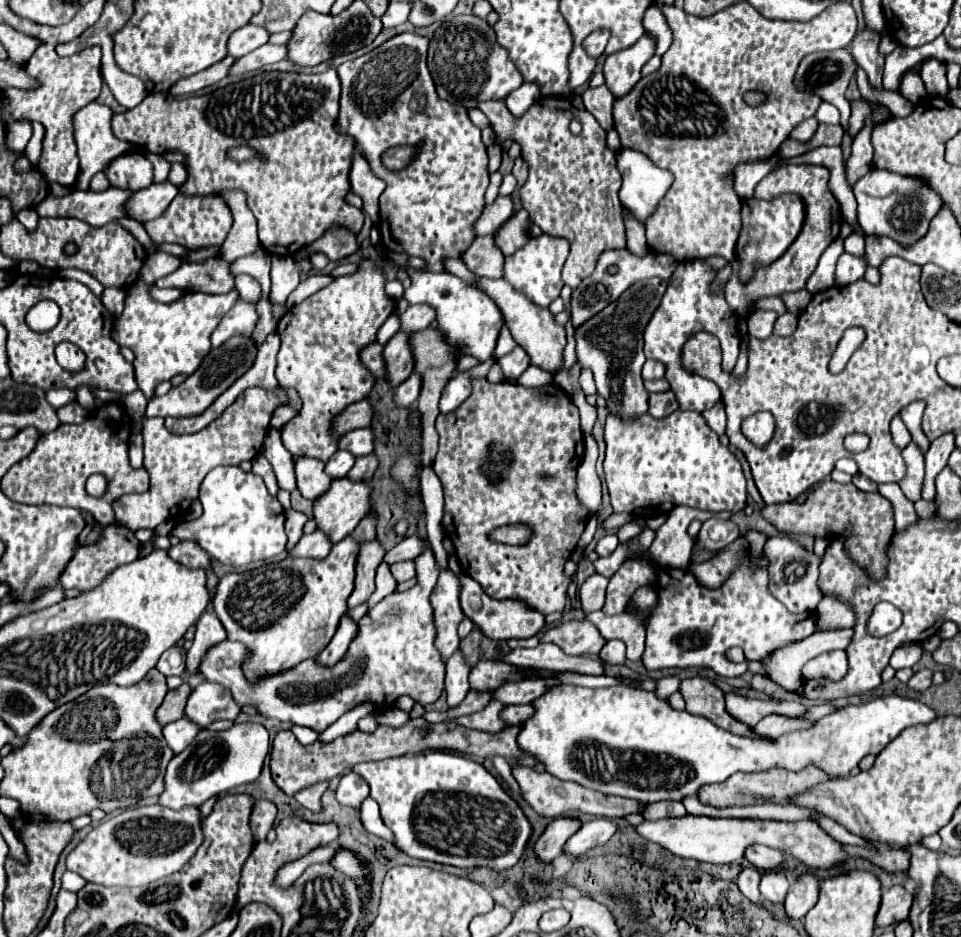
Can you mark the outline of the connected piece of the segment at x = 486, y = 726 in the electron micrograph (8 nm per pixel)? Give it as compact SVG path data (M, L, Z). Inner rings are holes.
M492 700L482 712L470 714L470 716L460 716L456 720L446 720L446 722L456 722L466 728L476 728L476 730L486 730L486 732L498 732L500 728L506 728L506 724L498 718L498 712L504 708L504 704Z

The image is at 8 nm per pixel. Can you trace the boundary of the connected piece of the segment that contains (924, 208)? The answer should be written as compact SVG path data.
M872 170L854 186L854 196L858 200L858 222L866 234L888 236L902 246L914 246L926 232L930 220L940 210L942 202L936 198L926 184L920 180L904 180L892 172Z

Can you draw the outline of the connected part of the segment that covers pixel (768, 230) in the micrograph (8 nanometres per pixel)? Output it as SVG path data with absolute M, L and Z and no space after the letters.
M782 196L774 200L748 198L742 200L740 216L742 216L742 230L736 244L736 258L740 262L738 278L742 284L746 284L756 274L758 266L768 266L776 262L788 250L790 242L798 236L803 226L805 208L798 196Z

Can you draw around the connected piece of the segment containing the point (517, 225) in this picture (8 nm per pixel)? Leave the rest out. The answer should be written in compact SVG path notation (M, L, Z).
M524 208L514 216L510 218L496 234L496 244L500 246L500 250L504 252L504 256L510 256L512 252L516 252L518 248L522 248L528 240L528 228L530 224L530 218L528 218L528 212L524 212Z

